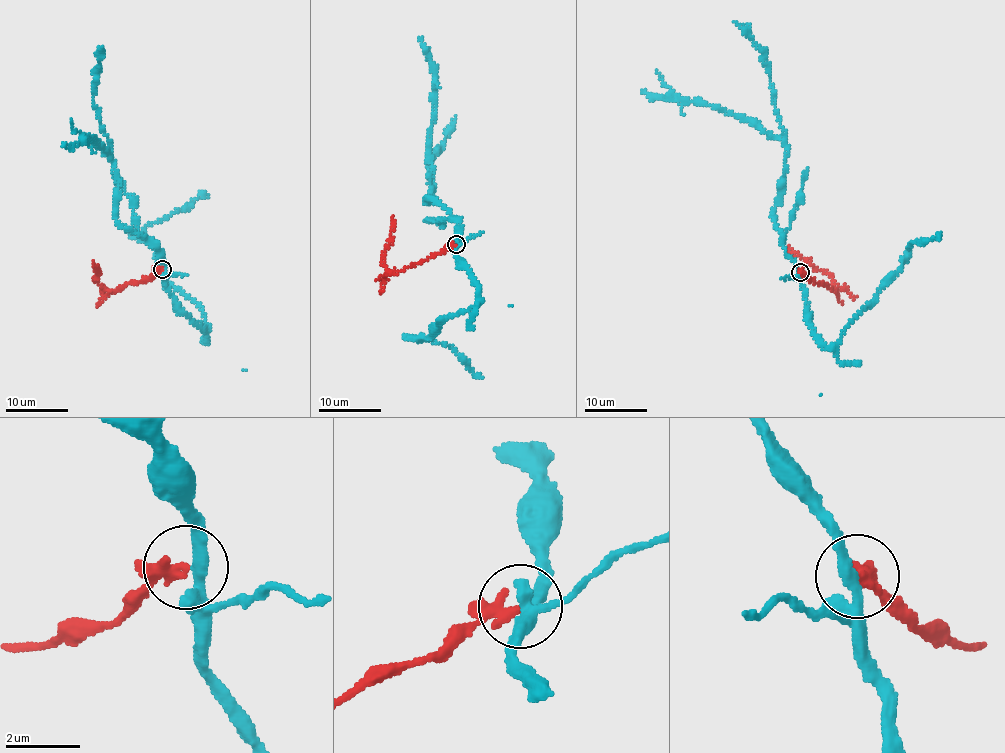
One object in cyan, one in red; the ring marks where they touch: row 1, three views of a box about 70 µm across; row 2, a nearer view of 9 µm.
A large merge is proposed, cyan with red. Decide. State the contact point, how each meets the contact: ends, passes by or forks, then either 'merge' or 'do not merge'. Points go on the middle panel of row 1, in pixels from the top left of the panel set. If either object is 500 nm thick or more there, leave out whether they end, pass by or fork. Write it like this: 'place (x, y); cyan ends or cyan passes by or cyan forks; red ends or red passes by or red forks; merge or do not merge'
place (456, 244); cyan forks; red ends; do not merge

